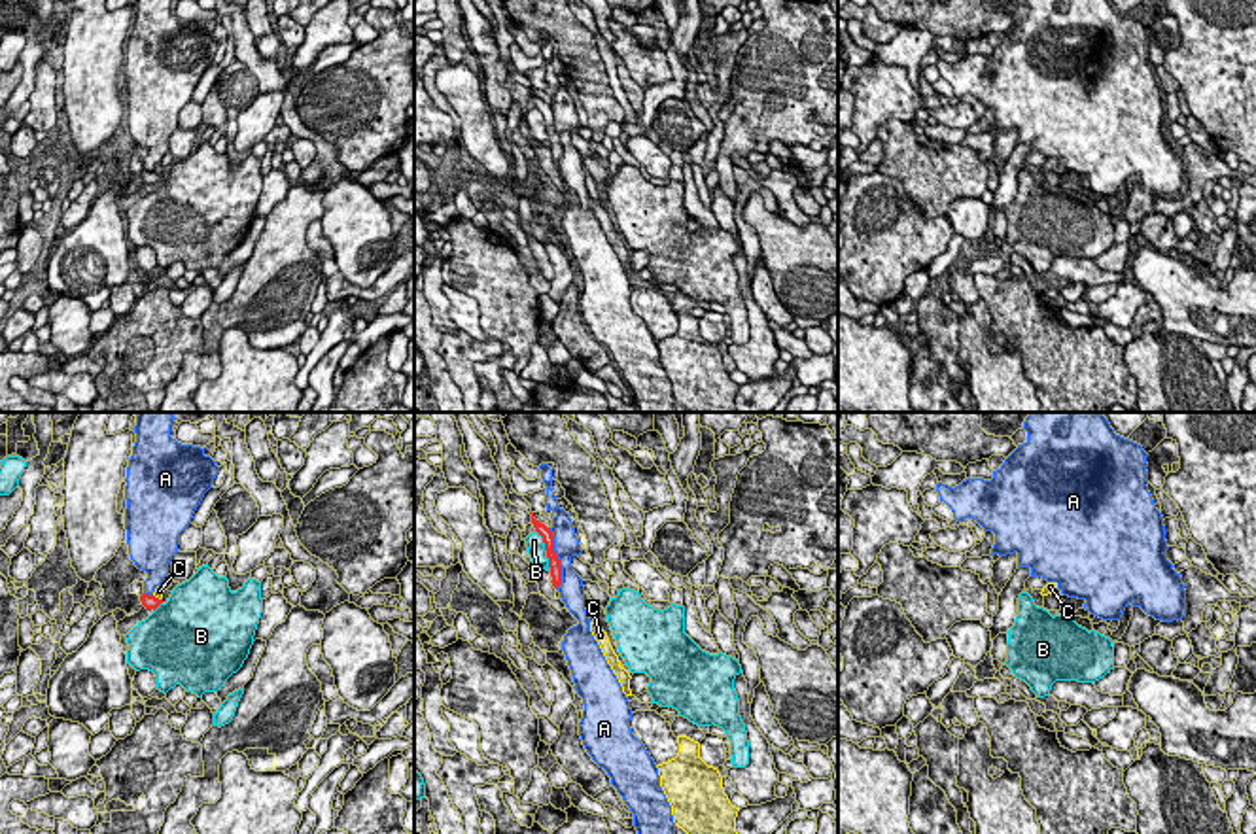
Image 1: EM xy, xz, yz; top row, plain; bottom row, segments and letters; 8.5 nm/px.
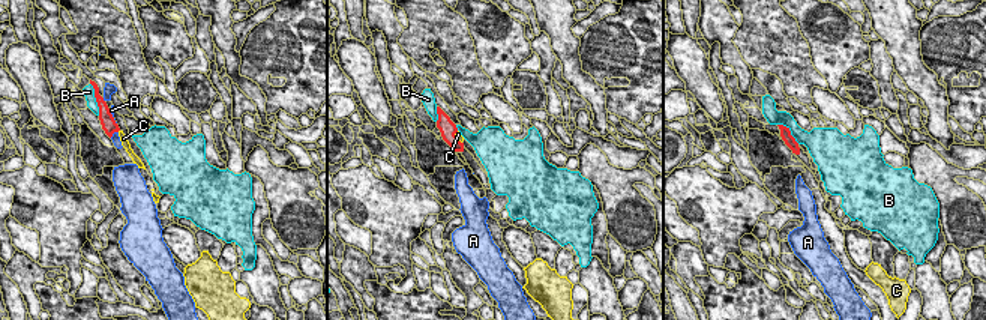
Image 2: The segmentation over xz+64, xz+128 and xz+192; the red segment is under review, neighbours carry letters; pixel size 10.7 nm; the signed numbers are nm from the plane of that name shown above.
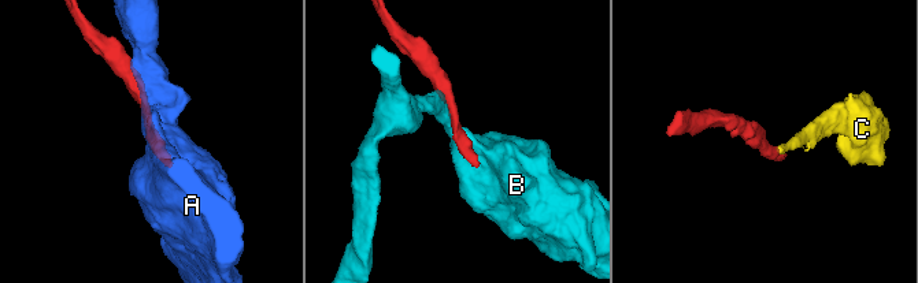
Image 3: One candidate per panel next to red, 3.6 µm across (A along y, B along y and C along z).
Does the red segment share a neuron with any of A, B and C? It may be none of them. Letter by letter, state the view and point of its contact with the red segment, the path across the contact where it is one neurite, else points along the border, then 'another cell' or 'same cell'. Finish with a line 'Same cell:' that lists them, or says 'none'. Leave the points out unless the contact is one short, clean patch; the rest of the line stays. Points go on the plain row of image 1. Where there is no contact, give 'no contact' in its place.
A: meets red in xz at (557, 135); another cell
B: meets red in xz at (545, 125); another cell
C: meets red in xy at (154, 173); runs through xy (150, 178), (154, 173), (159, 167); same cell
Same cell: C

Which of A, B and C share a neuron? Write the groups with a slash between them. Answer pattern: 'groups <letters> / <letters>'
groups A / B / C

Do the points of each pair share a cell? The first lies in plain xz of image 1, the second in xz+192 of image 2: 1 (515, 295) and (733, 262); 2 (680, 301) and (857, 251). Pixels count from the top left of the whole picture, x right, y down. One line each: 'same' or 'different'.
1: different
2: different

